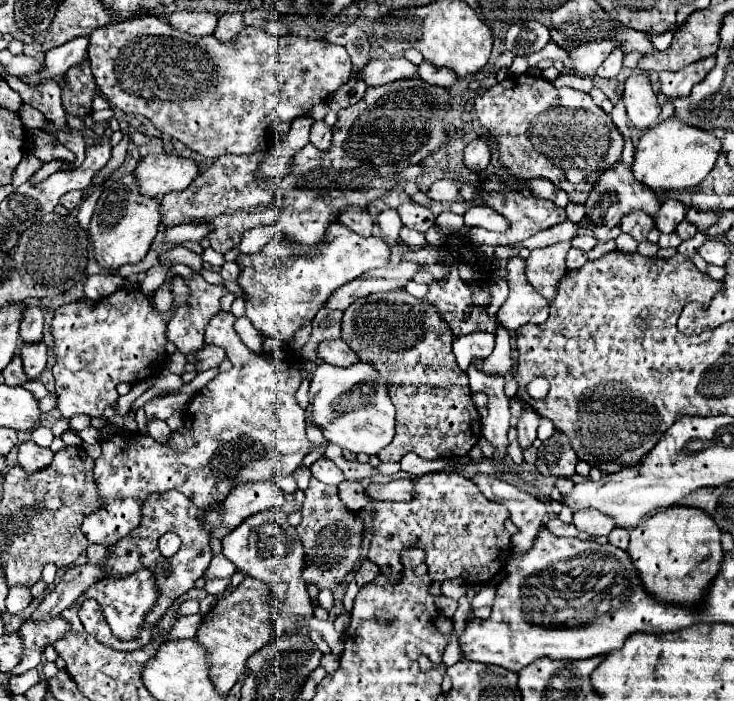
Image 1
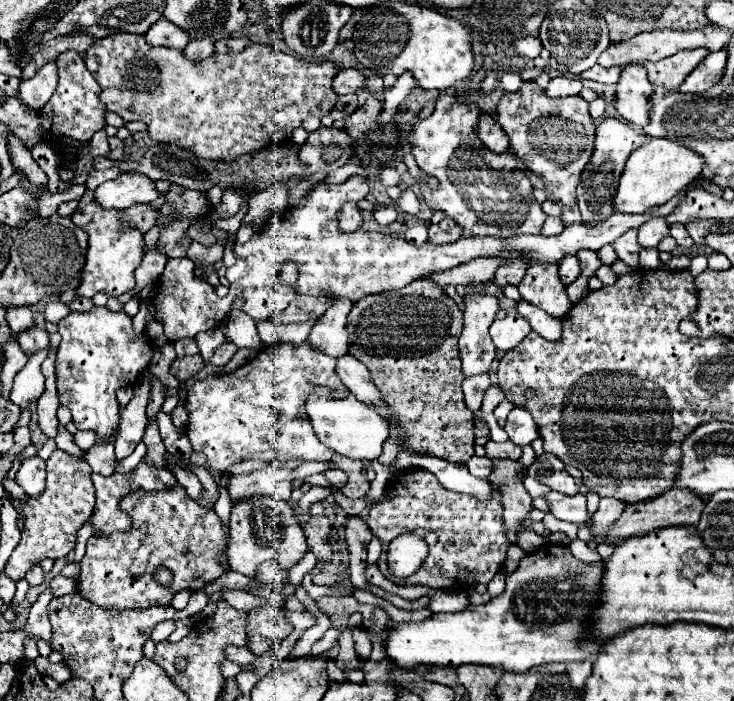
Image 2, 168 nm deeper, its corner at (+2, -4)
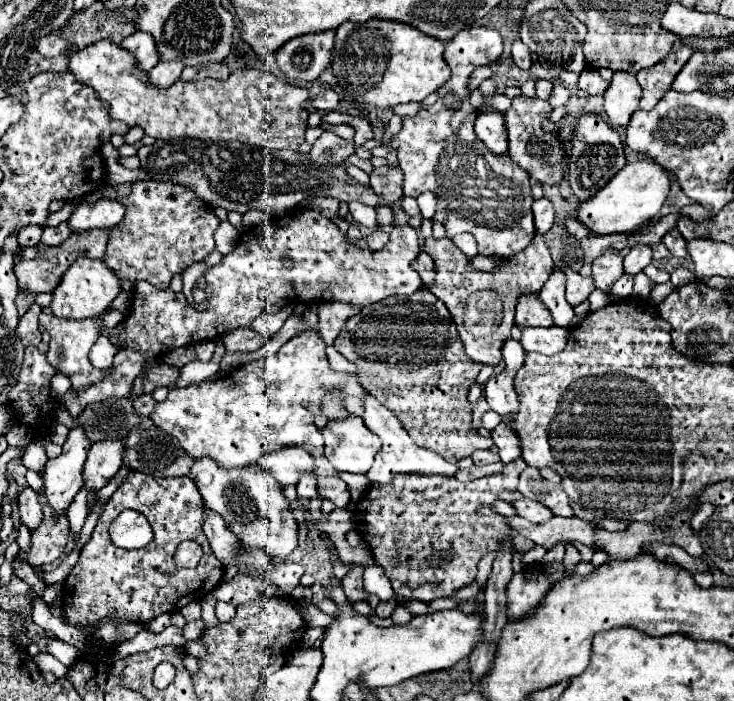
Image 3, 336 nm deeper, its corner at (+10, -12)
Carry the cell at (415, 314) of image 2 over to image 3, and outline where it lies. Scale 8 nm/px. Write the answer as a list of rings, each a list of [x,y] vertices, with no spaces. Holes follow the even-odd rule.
[[[418,290],[412,296],[390,296],[388,300],[364,306],[358,316],[346,320],[334,348],[358,366],[358,376],[364,388],[394,412],[418,446],[440,452],[446,462],[456,464],[458,460],[472,456],[474,450],[490,449],[494,445],[492,440],[478,435],[472,428],[472,412],[466,398],[468,388],[476,380],[482,364],[466,356],[456,324],[444,302],[436,296],[430,296],[426,290]]]

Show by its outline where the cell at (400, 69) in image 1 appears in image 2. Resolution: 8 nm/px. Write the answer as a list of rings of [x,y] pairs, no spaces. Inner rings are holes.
[[[348,68],[348,70],[340,70],[332,82],[336,94],[354,94],[358,90],[362,90],[366,84],[366,76],[362,70],[356,68]]]

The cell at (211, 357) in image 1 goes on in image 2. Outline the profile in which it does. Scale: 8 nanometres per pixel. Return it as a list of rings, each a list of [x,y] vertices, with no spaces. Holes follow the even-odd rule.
[[[200,354],[184,356],[184,358],[172,362],[172,366],[170,366],[170,374],[172,374],[176,380],[186,382],[186,380],[192,380],[204,366],[206,366],[206,362],[204,362],[204,358],[202,358]]]

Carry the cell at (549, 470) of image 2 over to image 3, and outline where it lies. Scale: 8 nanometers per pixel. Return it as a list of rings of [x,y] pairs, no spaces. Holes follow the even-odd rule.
[[[526,468],[520,474],[518,492],[522,496],[526,496],[526,498],[534,498],[534,500],[542,502],[544,506],[550,508],[550,512],[554,516],[566,516],[566,518],[572,516],[572,508],[568,504],[568,496],[560,488],[560,484],[546,482],[536,468]]]

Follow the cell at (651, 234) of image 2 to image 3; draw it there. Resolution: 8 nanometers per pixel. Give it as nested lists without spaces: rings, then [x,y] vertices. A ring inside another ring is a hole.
[[[634,246],[634,248],[624,256],[624,274],[636,276],[636,274],[642,272],[650,262],[652,262],[652,250],[650,250],[650,246]]]

